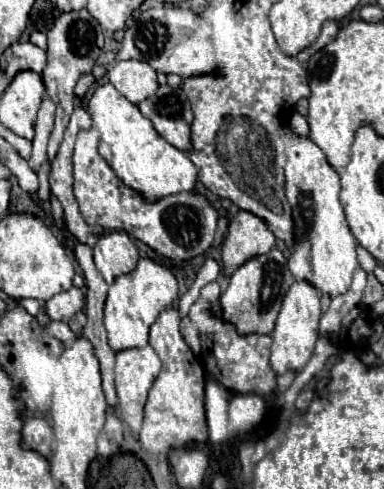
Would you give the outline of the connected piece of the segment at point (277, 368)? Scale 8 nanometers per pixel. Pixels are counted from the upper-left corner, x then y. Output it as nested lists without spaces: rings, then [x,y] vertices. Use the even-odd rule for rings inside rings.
[[[295,281],[283,299],[283,307],[279,311],[279,317],[277,317],[277,323],[273,329],[271,367],[277,375],[281,375],[289,369],[301,371],[305,367],[305,363],[313,355],[313,347],[315,347],[317,337],[319,337],[319,333],[317,333],[319,317],[321,317],[319,291],[307,281]]]

